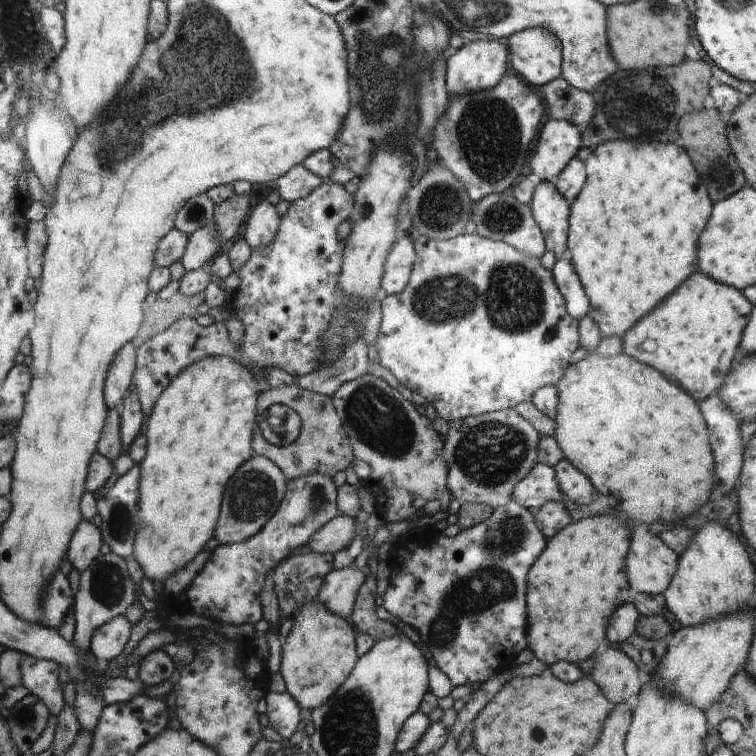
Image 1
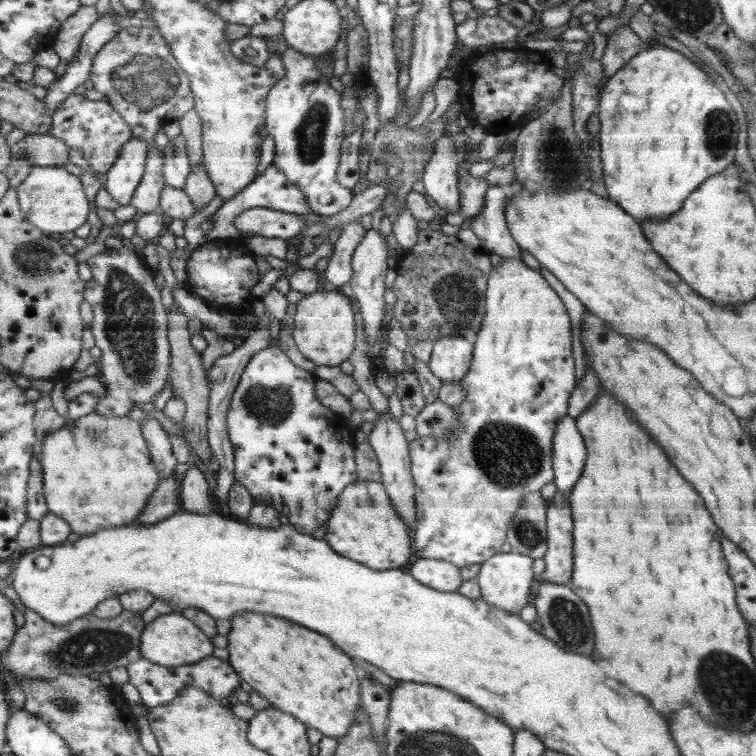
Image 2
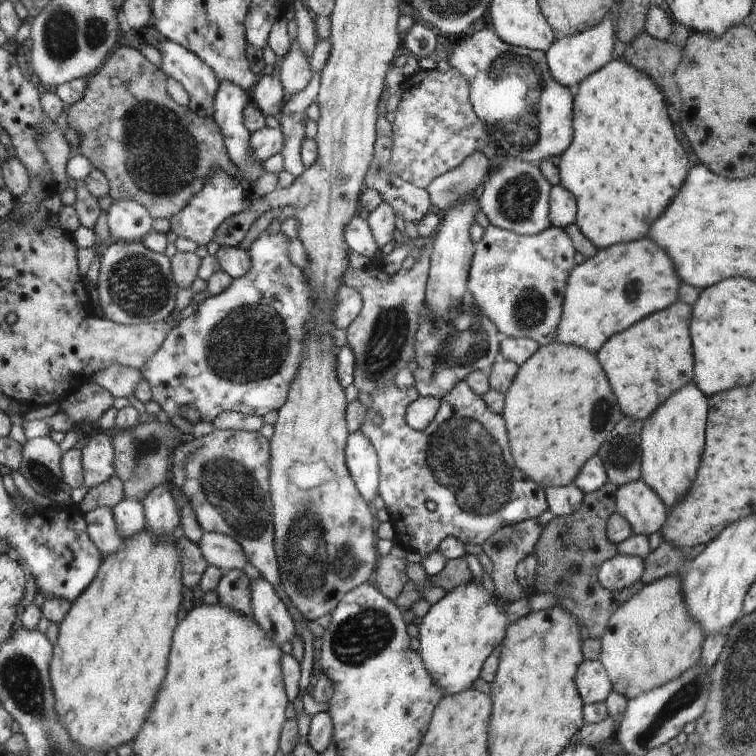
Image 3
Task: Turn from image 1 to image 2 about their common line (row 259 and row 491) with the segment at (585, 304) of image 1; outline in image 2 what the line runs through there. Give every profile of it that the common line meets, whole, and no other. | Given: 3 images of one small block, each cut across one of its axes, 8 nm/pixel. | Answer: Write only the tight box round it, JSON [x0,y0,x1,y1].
[553,414,588,493]

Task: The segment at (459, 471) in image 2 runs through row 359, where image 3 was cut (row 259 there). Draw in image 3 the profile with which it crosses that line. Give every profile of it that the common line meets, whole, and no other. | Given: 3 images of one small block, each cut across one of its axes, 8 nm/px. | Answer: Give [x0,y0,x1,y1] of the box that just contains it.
[468,225,574,346]

